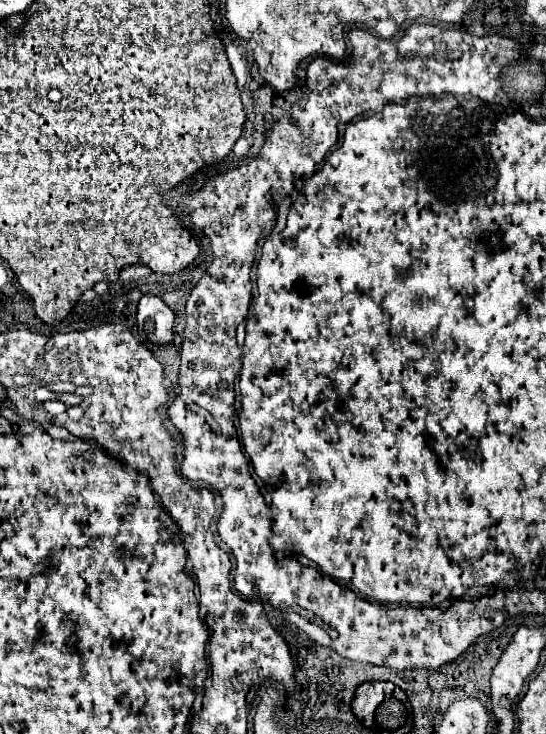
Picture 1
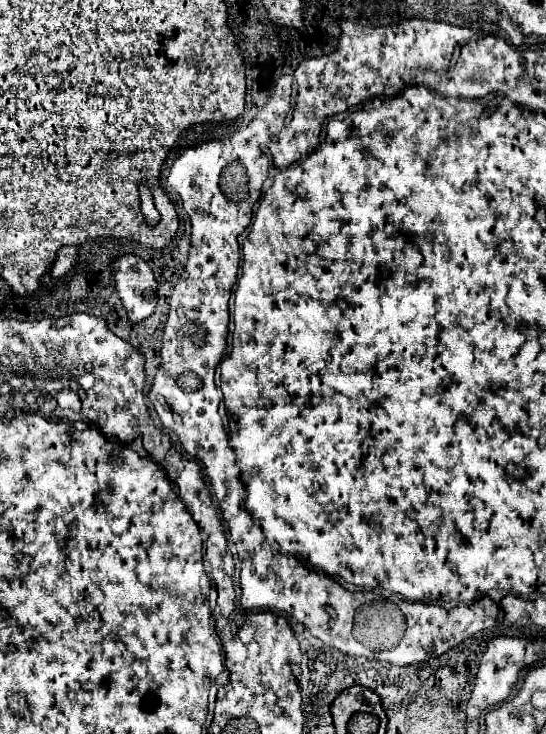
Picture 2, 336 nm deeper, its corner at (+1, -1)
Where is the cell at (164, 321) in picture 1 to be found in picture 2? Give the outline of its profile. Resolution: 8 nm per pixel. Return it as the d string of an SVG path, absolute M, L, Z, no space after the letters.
M128 254L118 258L112 264L112 270L114 270L116 290L118 296L122 298L128 320L132 324L142 322L154 312L158 302L156 280L150 266L142 258Z

